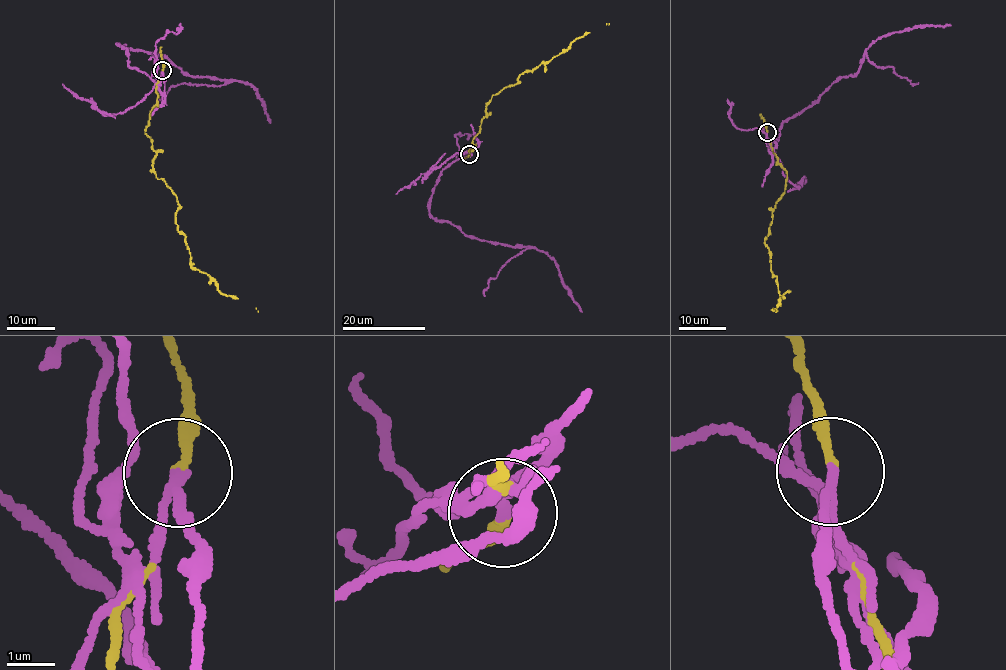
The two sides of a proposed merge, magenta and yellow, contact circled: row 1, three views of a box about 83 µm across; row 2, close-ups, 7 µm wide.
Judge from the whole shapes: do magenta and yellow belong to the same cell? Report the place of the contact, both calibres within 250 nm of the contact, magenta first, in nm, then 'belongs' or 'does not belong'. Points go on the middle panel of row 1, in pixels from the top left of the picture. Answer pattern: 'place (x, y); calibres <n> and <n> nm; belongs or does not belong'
place (469, 154); calibres 160 and 180 nm; does not belong

